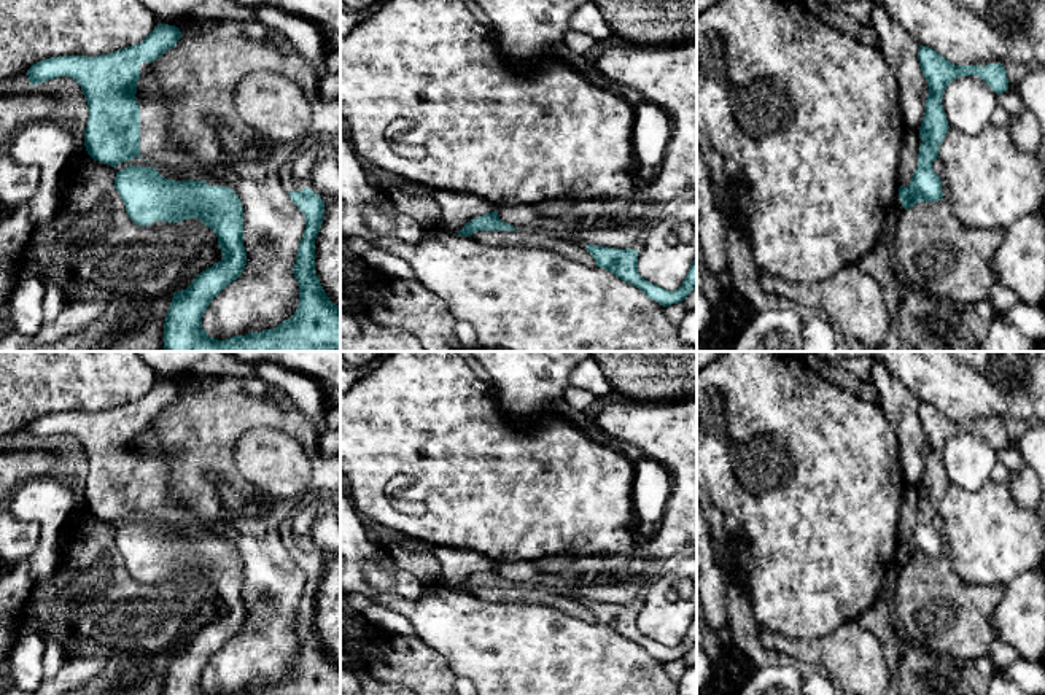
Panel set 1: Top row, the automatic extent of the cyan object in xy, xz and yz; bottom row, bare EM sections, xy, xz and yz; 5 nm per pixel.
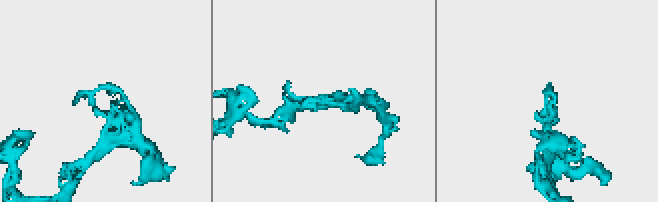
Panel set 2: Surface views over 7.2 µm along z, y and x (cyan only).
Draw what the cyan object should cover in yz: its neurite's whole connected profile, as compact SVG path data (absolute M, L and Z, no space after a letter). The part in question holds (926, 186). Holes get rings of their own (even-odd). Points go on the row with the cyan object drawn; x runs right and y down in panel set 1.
M919 46L918 60L927 81L929 94L926 113L919 127L918 167L908 186L899 188L899 197L905 210L919 202L938 202L943 197L942 180L934 172L932 162L938 157L938 148L950 129L942 99L946 86L956 78L980 76L997 95L1008 89L1007 65L997 60L980 65L954 65L929 46Z

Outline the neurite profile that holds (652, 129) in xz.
M649 100L636 105L631 138L636 164L660 169L671 130L670 118L658 105Z

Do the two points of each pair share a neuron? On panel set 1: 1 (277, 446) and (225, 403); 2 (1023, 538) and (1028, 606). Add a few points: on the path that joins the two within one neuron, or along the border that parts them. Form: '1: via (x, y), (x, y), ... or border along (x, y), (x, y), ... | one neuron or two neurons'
1: border along (291, 438), (269, 427), (248, 428), (233, 458) | two neurons
2: border along (1028, 570), (1006, 586) | two neurons

